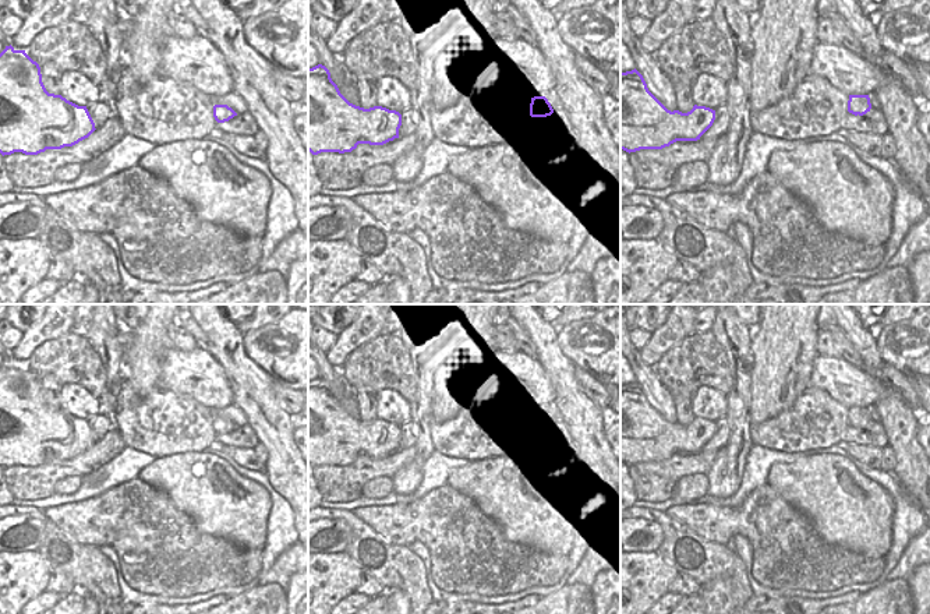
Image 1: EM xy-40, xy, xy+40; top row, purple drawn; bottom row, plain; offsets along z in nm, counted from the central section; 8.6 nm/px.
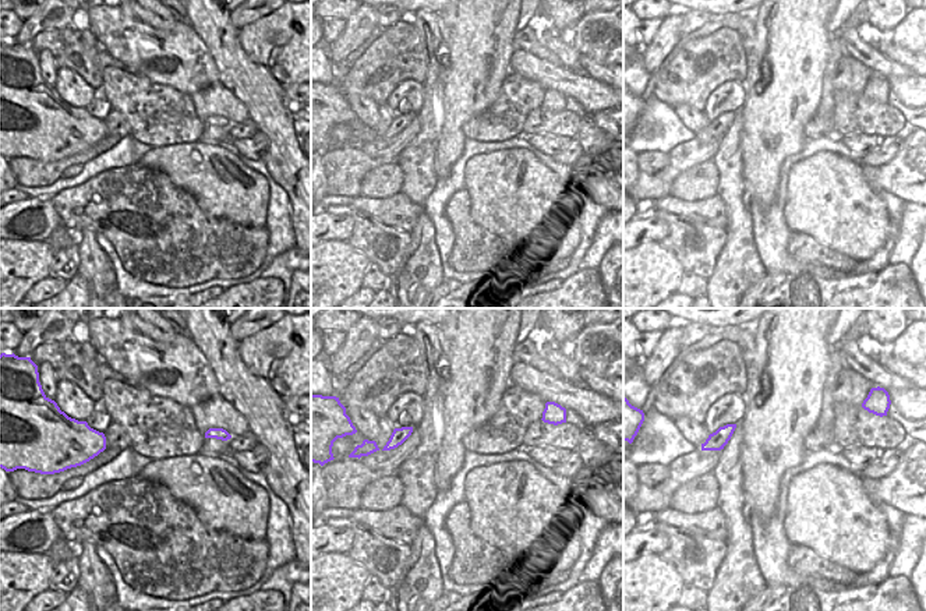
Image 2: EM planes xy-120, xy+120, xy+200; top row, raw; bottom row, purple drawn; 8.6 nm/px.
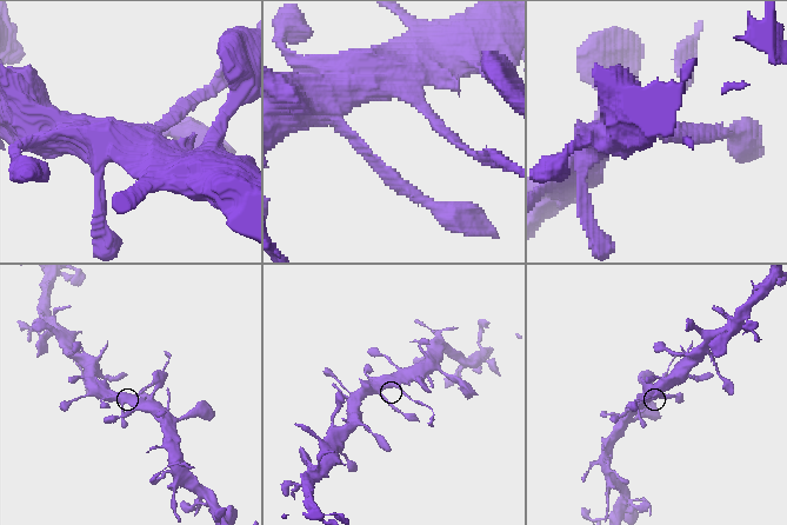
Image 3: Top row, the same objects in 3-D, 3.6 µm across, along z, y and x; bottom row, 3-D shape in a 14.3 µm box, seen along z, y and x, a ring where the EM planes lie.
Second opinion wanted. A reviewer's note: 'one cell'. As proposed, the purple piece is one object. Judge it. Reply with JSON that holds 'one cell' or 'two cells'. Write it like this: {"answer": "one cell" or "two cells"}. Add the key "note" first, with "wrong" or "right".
{"note": "wrong", "answer": "two cells"}

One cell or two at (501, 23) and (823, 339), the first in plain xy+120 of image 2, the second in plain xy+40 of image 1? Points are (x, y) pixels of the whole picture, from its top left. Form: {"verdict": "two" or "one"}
{"verdict": "two"}

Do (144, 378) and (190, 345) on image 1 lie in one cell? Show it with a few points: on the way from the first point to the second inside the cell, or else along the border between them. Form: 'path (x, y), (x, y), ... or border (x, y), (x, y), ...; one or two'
border (172, 323), (168, 328), (168, 337), (174, 346); two

